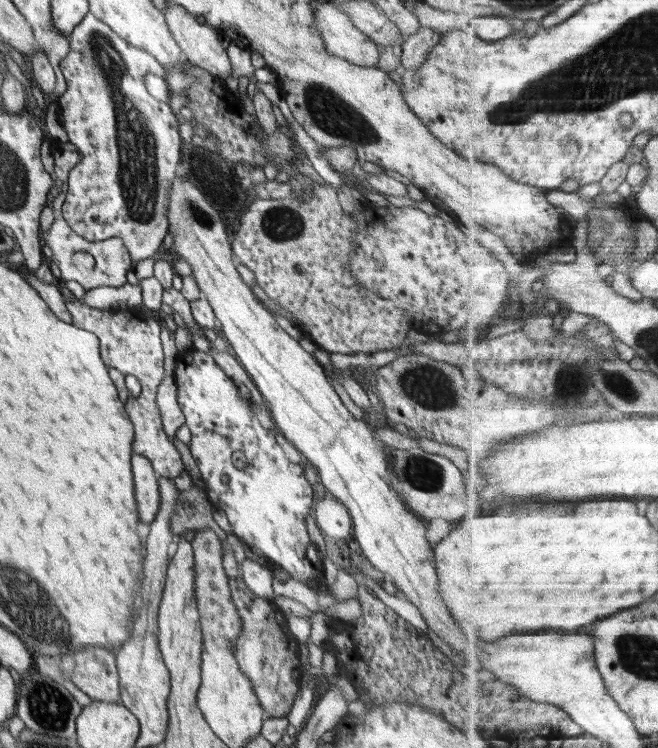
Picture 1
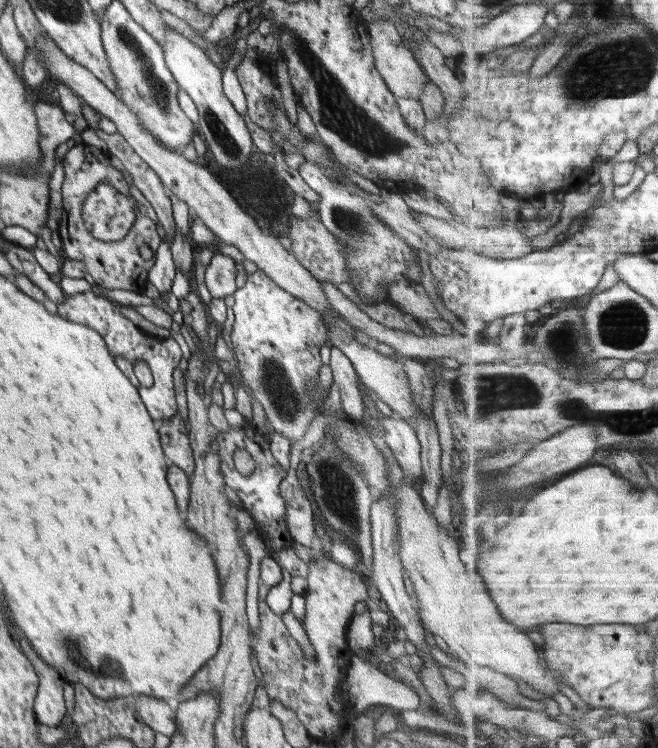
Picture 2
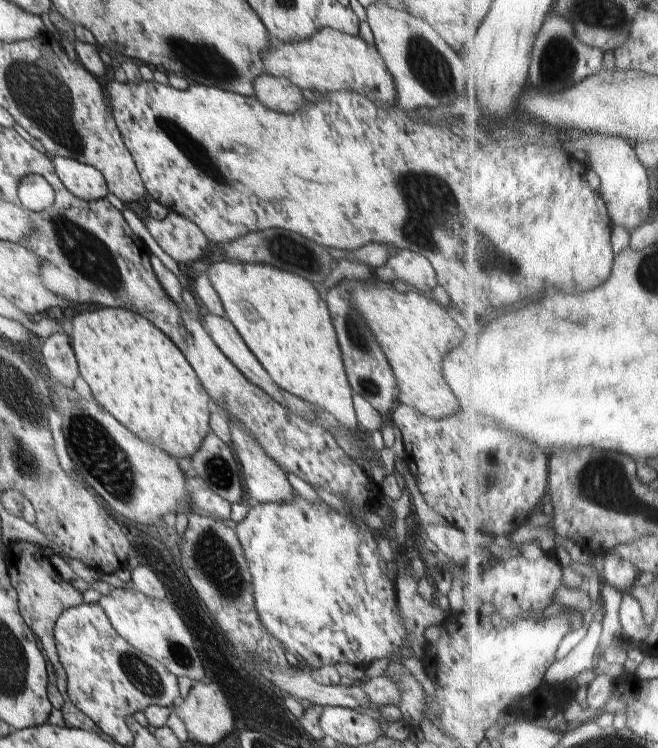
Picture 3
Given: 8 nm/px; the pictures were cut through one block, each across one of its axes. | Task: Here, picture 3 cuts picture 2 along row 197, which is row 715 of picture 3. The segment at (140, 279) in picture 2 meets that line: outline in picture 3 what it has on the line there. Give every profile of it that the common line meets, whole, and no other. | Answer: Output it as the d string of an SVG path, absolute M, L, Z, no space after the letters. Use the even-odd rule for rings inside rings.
M14 541L8 544L8 551L3 558L7 571L17 592L17 600L22 618L26 621L26 626L32 630L34 636L42 643L42 648L48 656L48 660L52 662L54 674L56 674L56 683L60 694L64 699L62 706L62 716L66 727L76 727L77 729L89 730L90 732L98 732L98 726L84 714L80 712L78 707L69 701L67 692L67 676L64 666L60 662L57 648L54 640L54 627L56 620L60 618L60 614L73 606L80 606L82 601L82 593L75 589L70 581L64 581L62 576L56 571L56 568L50 562L49 556L44 553L44 547L30 543L29 541Z

